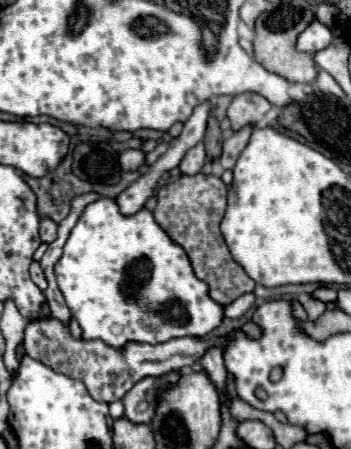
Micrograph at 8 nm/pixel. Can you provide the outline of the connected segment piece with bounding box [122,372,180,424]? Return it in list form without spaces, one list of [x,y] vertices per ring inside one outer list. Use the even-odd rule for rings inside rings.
[[[170,372],[162,378],[144,378],[136,382],[122,398],[124,404],[124,418],[134,424],[148,424],[154,418],[156,402],[158,402],[158,388],[166,384],[174,384],[178,380],[178,372]]]

